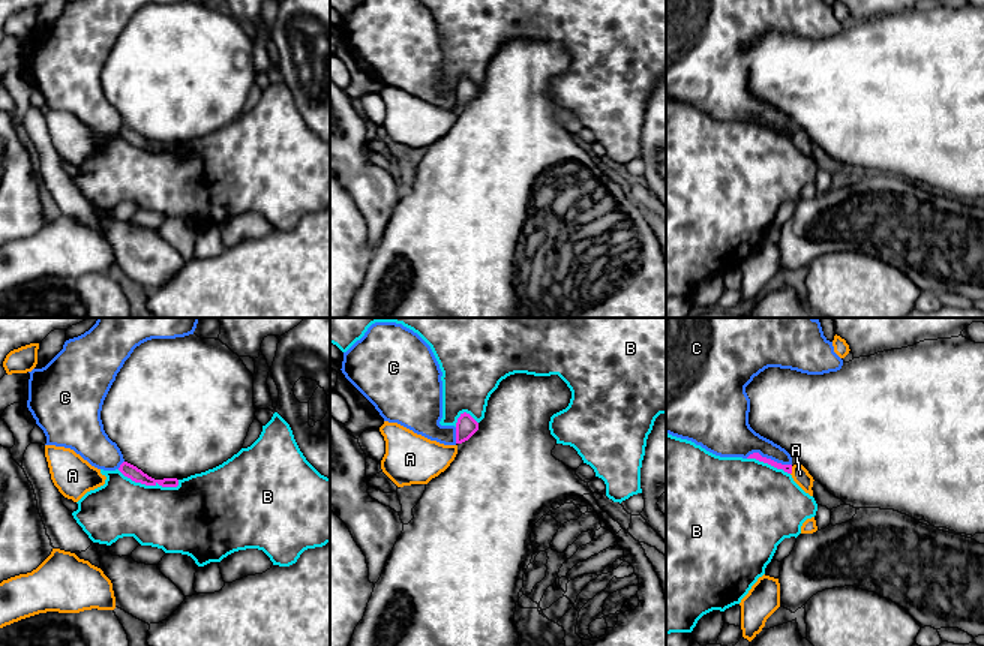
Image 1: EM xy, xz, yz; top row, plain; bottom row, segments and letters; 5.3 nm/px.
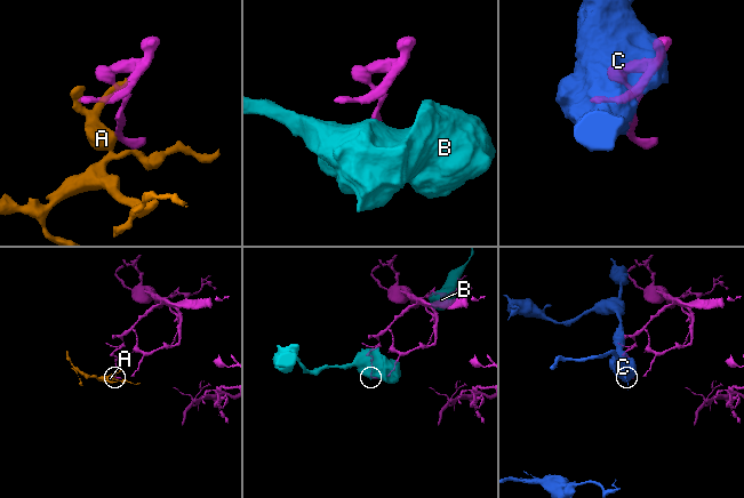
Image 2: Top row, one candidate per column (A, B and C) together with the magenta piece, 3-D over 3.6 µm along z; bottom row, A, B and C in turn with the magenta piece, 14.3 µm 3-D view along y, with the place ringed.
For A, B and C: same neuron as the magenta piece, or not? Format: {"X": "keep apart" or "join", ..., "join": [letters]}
{"A": "keep apart", "B": "keep apart", "C": "keep apart", "join": []}

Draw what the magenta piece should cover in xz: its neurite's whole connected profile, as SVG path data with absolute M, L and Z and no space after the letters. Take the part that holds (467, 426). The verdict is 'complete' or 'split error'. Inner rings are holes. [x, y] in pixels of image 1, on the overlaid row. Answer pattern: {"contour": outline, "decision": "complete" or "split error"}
{"contour": "M466 412L456 423L456 444L468 441L478 430L478 423Z", "decision": "complete"}

